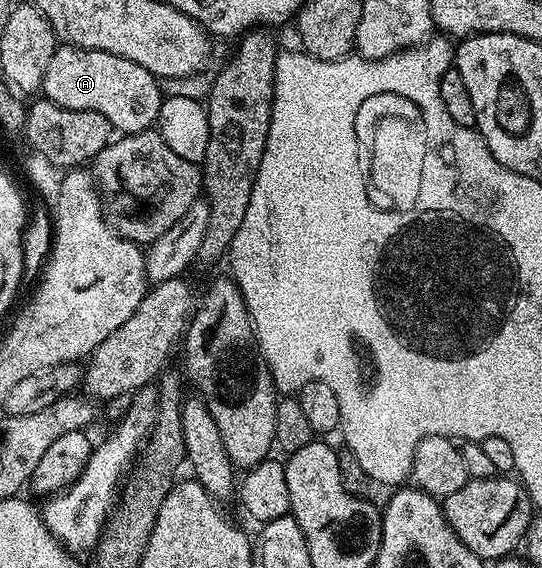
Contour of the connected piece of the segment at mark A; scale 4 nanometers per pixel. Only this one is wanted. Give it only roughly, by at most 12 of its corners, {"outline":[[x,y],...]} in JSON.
{"outline":[[60,45],[42,95],[120,135],[159,120],[162,87],[134,61]]}

